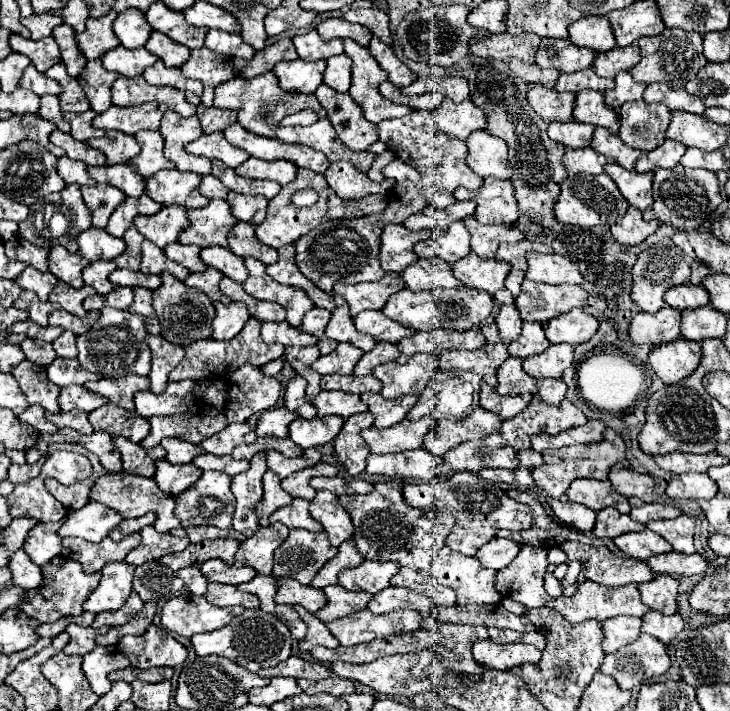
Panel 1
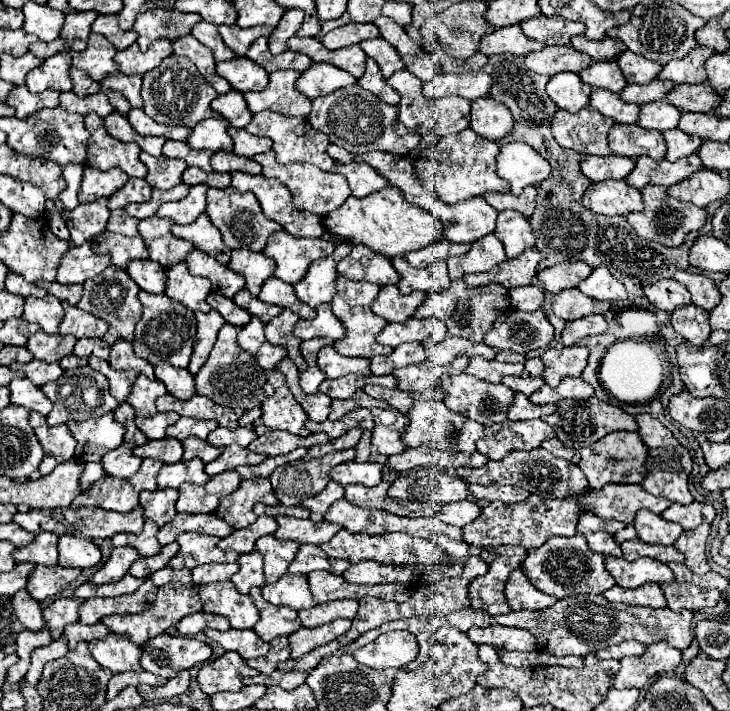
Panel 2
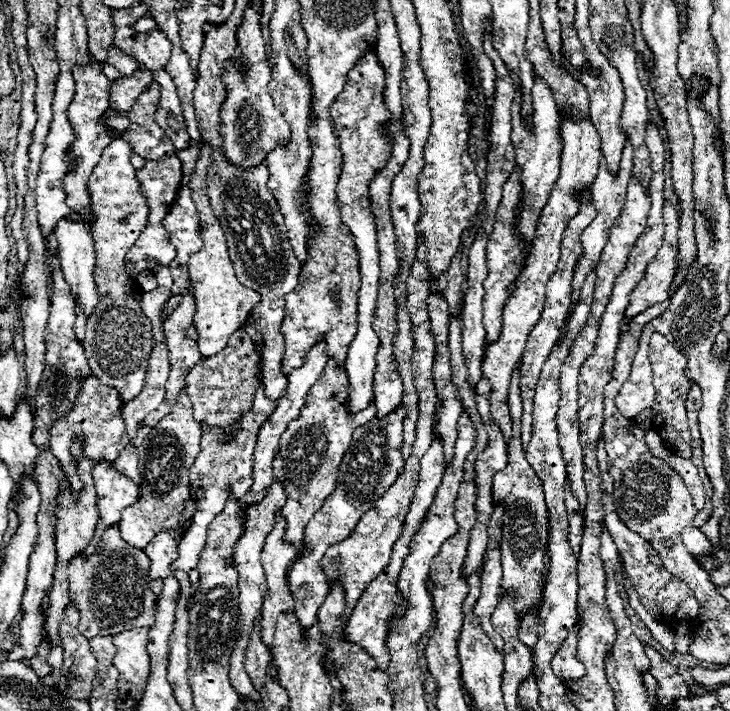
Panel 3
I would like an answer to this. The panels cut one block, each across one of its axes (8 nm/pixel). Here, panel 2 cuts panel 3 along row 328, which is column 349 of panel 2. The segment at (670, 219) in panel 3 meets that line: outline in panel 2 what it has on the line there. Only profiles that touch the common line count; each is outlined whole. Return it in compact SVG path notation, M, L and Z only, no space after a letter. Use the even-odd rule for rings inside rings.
M338 618L338 620L332 620L332 622L316 626L316 628L304 628L302 626L300 630L296 630L288 636L288 642L292 648L290 656L300 658L306 652L310 652L312 648L322 646L326 642L332 642L334 638L344 634L348 628L350 628L350 620L346 620L346 618Z

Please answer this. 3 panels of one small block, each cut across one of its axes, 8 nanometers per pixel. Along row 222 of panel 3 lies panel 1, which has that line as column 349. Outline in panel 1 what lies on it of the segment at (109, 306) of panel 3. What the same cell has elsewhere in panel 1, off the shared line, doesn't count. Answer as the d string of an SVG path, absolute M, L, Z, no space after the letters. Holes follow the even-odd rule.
M322 84L314 96L322 104L332 122L338 138L352 150L366 150L372 142L378 140L376 124L364 118L362 108L352 100L350 94L340 94L330 86Z

